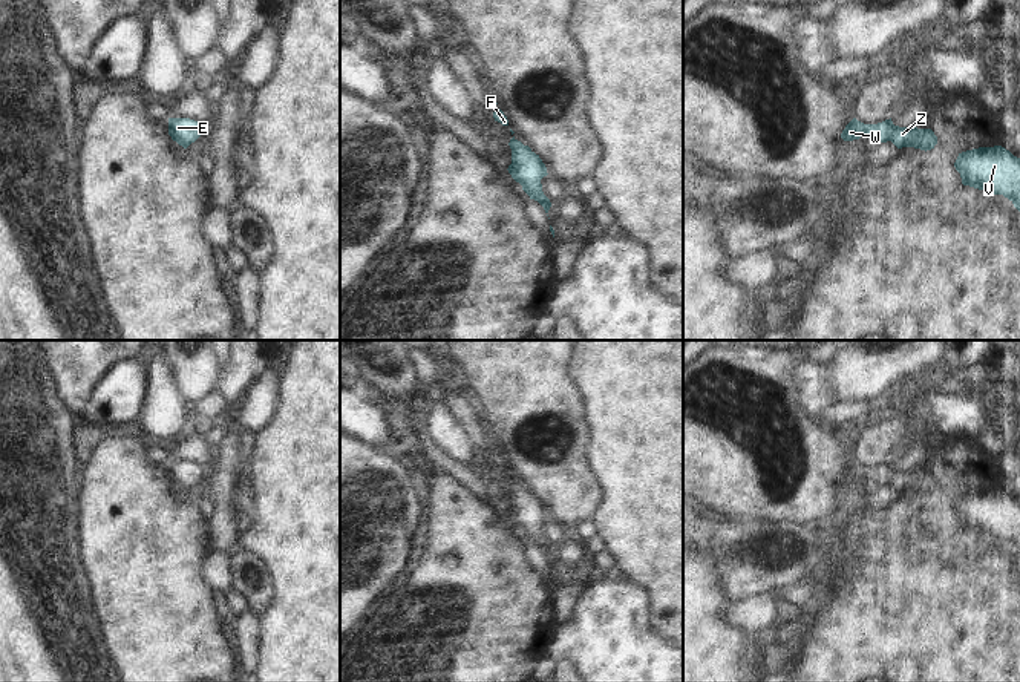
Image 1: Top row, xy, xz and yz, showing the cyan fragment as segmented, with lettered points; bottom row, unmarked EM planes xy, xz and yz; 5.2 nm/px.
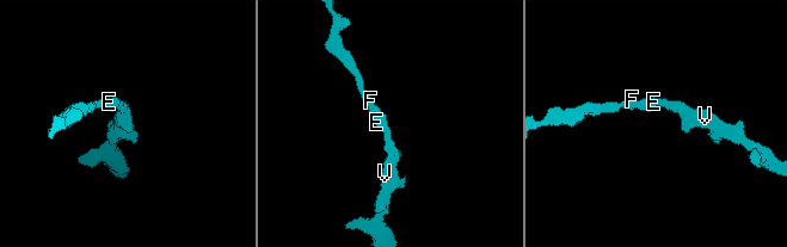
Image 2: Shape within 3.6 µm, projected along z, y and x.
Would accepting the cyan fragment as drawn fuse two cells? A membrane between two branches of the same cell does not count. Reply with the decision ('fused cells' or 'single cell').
single cell

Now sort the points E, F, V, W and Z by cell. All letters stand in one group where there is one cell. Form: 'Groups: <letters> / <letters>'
Groups: E F V W Z

